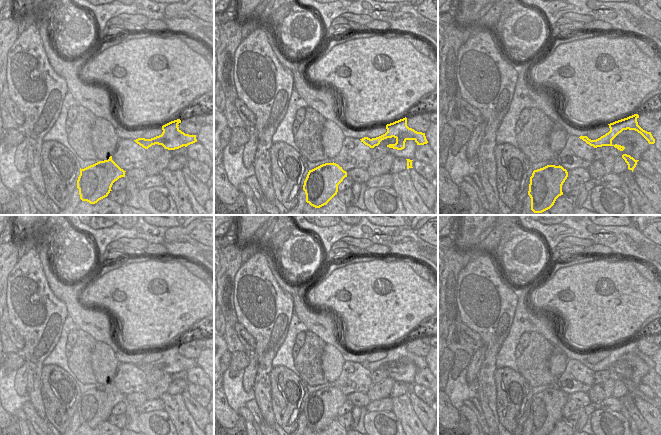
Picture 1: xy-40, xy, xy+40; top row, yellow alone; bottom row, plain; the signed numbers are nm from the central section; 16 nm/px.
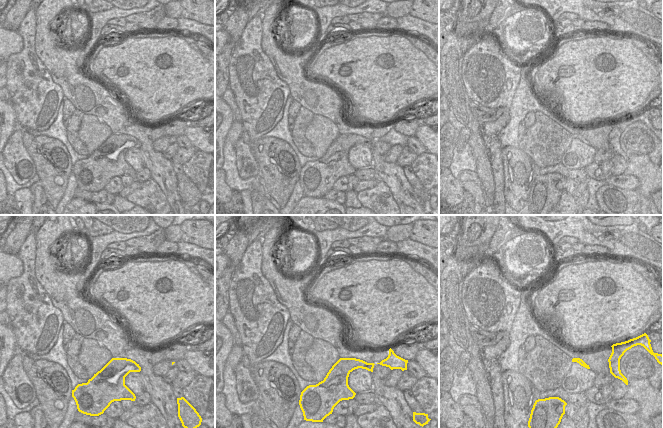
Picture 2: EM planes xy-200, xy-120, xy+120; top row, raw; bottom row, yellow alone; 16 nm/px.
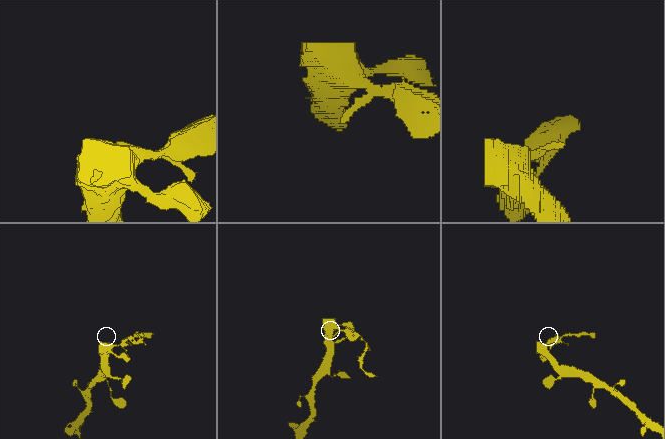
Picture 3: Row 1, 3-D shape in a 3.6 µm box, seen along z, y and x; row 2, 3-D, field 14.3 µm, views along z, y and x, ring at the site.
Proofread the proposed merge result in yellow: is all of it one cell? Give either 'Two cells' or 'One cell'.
Two cells

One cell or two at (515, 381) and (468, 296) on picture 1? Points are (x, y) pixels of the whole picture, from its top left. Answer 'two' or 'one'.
two

